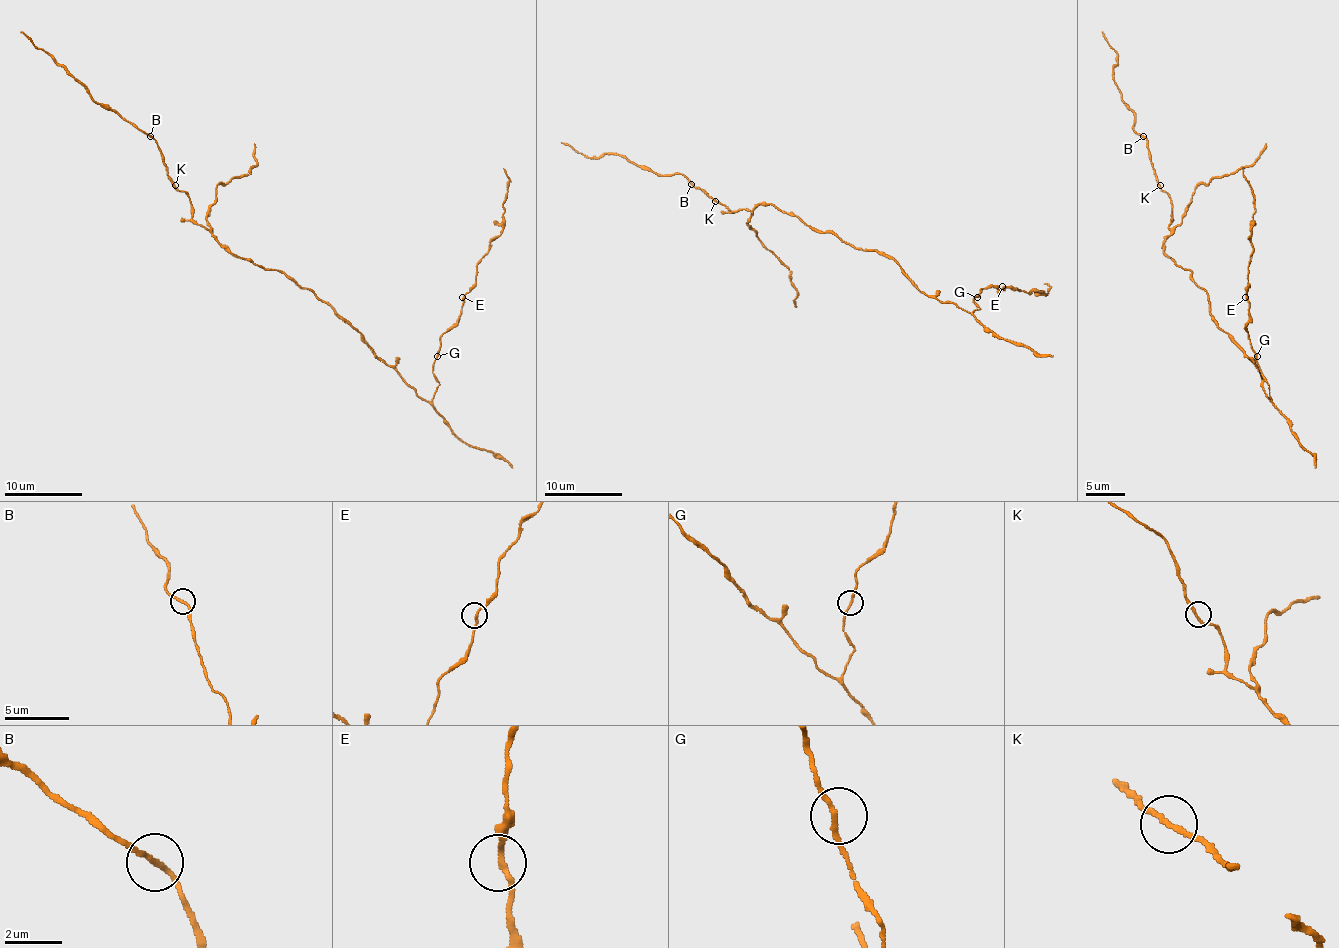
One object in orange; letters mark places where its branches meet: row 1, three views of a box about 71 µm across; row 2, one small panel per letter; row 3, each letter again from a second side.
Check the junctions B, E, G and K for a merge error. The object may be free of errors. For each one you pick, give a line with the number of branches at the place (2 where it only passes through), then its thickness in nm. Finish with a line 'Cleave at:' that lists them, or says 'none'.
Cleave at: none

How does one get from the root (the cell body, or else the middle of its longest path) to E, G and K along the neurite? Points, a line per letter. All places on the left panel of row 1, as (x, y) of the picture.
E: (314, 296), (326, 301), (380, 360), (427, 400), (439, 385), (433, 365), (440, 336), (458, 319), (462, 297)
G: (314, 296), (326, 301), (380, 360), (427, 400), (439, 385), (433, 371), (437, 356)
K: (314, 296), (282, 272), (266, 270), (227, 251), (192, 218), (190, 199), (175, 185)

